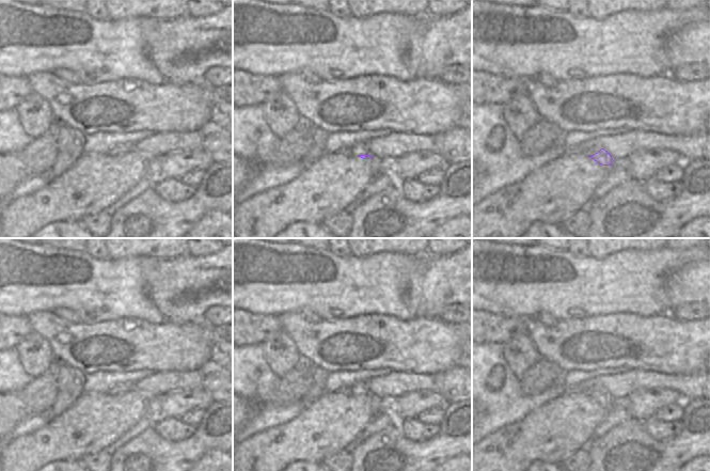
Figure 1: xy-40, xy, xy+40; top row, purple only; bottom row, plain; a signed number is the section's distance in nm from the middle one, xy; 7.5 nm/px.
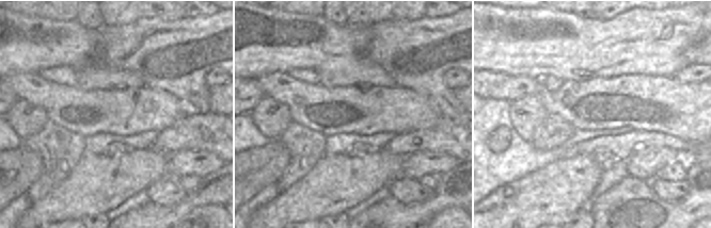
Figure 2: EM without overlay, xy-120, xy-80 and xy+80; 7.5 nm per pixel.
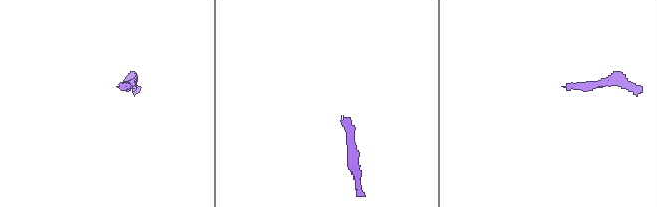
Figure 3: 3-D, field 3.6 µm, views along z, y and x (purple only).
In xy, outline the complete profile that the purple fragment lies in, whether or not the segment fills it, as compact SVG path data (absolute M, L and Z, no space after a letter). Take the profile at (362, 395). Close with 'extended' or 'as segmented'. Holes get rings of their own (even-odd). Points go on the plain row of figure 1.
M359 381L350 388L346 389L344 392L354 396L361 396L363 398L369 398L370 396L373 396L366 381Z; extended

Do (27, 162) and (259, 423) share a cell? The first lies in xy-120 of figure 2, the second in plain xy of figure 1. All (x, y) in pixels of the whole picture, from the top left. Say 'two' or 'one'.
two

